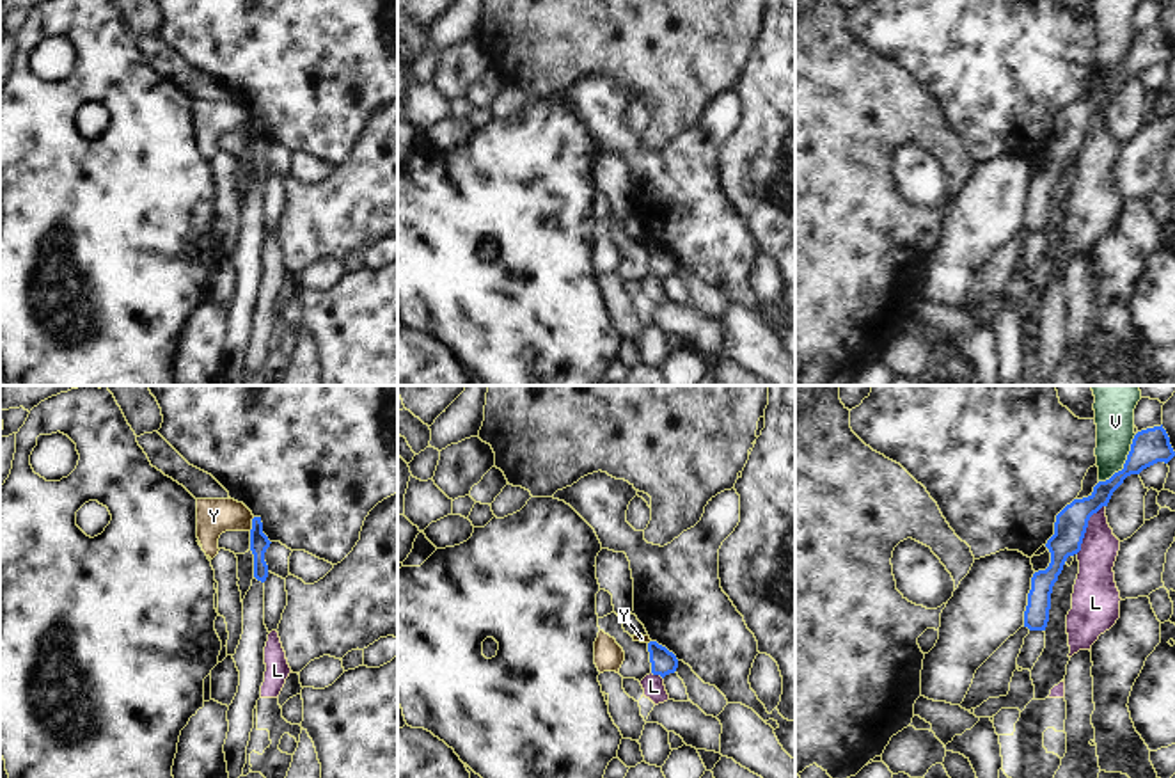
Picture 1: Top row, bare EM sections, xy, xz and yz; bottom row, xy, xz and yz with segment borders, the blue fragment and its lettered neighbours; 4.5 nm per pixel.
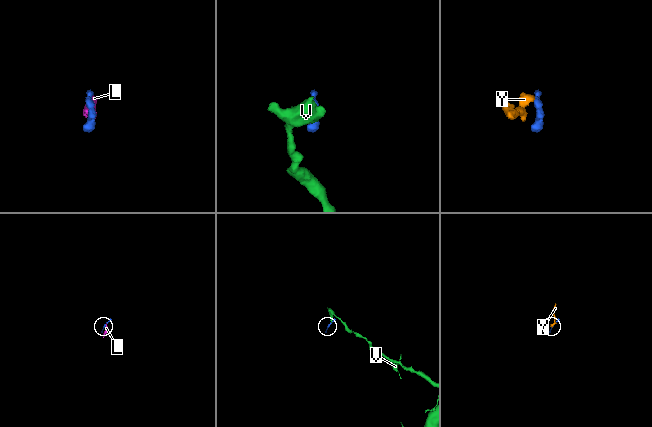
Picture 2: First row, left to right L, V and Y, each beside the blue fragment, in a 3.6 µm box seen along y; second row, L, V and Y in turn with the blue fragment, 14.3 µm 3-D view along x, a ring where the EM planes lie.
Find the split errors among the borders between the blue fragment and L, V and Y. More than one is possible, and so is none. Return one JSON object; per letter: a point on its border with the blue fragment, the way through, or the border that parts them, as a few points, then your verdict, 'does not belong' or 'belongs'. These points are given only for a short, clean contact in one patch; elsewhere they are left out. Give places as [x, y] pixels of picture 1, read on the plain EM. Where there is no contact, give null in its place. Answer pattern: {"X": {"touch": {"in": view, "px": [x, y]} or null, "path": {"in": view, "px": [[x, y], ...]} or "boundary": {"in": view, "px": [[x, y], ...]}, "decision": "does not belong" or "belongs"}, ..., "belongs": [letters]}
{"L": {"touch": {"in": "yz", "px": [1087, 128]}, "boundary": {"in": "yz", "px": [[1104, 107], [1090, 119], [1081, 150], [1076, 155]]}, "decision": "does not belong"}, "V": {"touch": {"in": "yz", "px": [1126, 64]}, "boundary": {"in": "yz", "px": [[1136, 36], [1124, 68], [1099, 84]]}, "decision": "does not belong"}, "Y": {"touch": {"in": "xy", "px": [252, 127]}, "boundary": {"in": "xy", "px": [[254, 119], [249, 132]]}, "decision": "does not belong"}, "belongs": []}

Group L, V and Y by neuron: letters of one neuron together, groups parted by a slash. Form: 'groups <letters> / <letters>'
groups L V / Y

